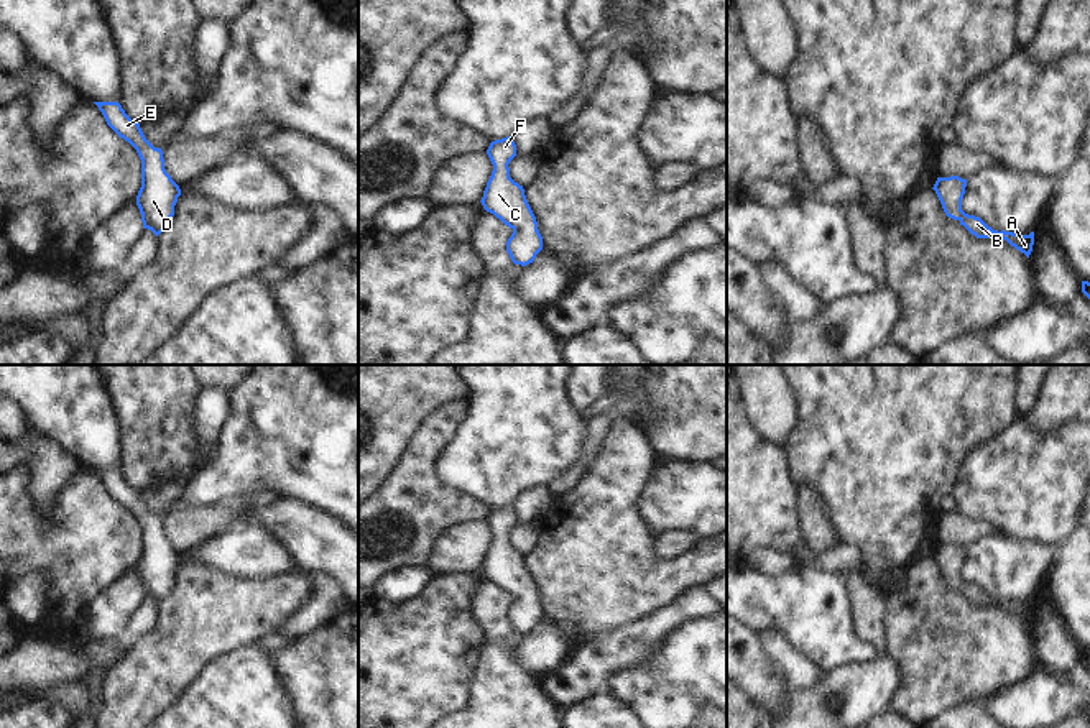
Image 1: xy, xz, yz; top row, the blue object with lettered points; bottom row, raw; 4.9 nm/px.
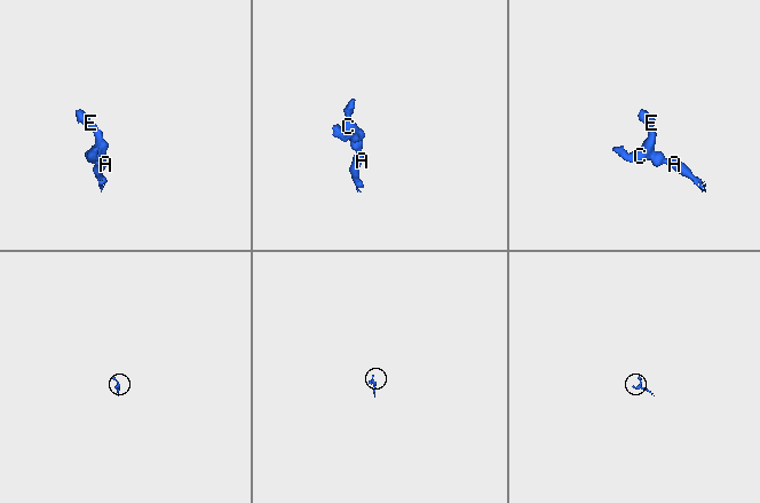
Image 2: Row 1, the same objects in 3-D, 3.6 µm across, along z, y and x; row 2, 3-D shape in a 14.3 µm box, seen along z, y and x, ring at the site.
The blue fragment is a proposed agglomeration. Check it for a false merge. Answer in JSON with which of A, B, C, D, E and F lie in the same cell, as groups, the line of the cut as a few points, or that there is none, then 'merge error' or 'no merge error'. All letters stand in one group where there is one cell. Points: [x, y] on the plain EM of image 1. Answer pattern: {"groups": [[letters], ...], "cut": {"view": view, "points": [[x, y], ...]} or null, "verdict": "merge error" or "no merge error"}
{"groups": [["A", "B", "C", "D", "E", "F"]], "cut": null, "verdict": "no merge error"}

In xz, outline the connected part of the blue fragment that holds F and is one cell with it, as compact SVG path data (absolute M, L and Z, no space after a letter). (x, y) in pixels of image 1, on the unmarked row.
M511 505L495 508L487 523L493 539L480 570L487 580L513 598L506 620L515 633L526 634L543 618L543 605L523 554L510 546L508 532L516 524L516 513Z

